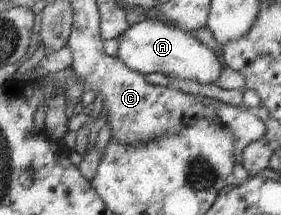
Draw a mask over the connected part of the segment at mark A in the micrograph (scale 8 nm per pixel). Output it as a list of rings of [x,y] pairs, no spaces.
[[[145,19],[129,26],[118,41],[118,58],[133,71],[140,74],[162,73],[163,75],[190,79],[197,83],[217,83],[224,64],[219,54],[209,49],[193,34],[184,32],[161,20]]]

